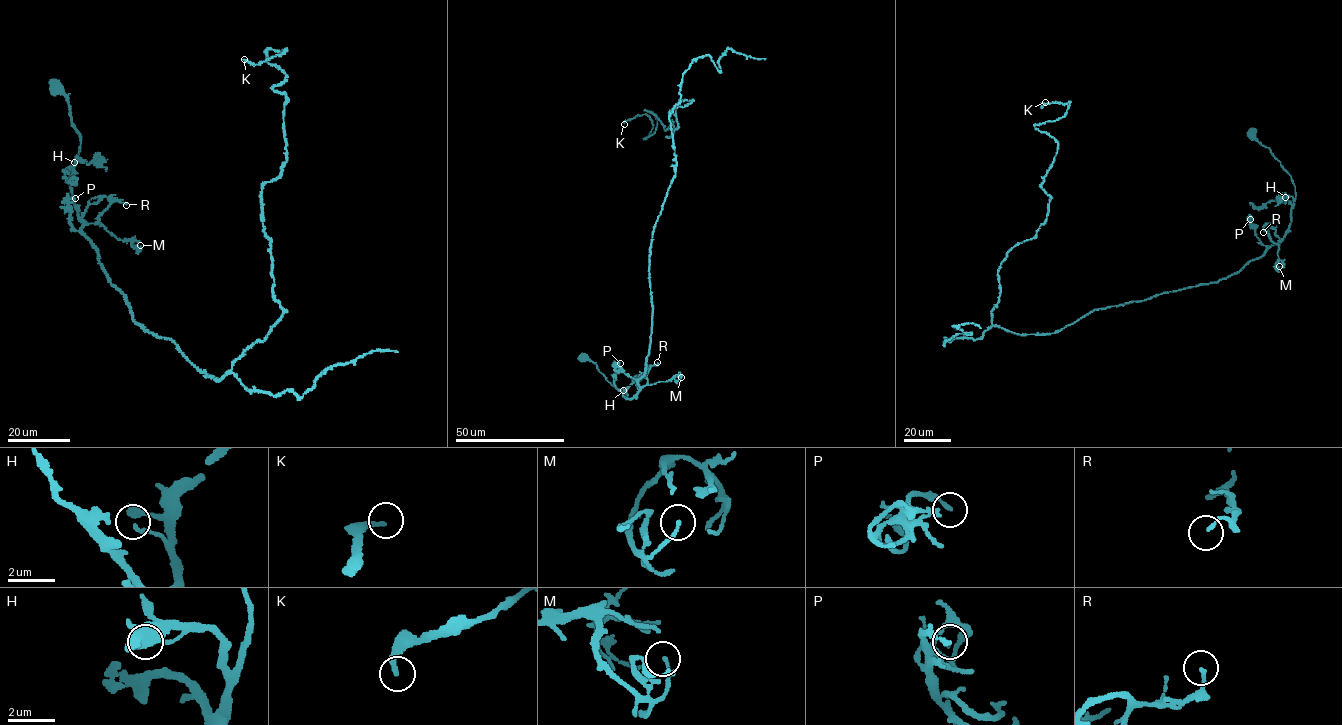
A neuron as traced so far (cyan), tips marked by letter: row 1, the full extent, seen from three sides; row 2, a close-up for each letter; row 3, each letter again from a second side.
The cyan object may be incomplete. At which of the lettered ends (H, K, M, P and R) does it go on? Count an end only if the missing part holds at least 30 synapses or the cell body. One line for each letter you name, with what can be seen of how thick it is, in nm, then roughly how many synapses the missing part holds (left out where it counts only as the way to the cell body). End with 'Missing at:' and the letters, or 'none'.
Missing at: none

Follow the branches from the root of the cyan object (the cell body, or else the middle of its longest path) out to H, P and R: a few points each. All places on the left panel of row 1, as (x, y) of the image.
H: (55, 87), (67, 98), (71, 122), (81, 140), (76, 162), (79, 159), (74, 162)
P: (55, 87), (67, 98), (81, 140), (71, 176), (80, 231), (69, 220), (68, 201), (75, 198)
R: (55, 87), (67, 98), (81, 140), (71, 176), (81, 220), (97, 222), (115, 199), (126, 205)

